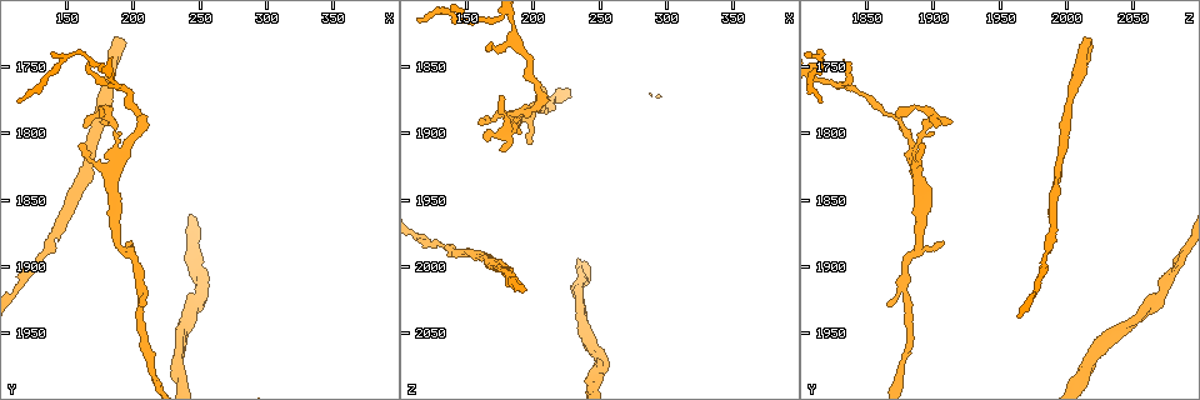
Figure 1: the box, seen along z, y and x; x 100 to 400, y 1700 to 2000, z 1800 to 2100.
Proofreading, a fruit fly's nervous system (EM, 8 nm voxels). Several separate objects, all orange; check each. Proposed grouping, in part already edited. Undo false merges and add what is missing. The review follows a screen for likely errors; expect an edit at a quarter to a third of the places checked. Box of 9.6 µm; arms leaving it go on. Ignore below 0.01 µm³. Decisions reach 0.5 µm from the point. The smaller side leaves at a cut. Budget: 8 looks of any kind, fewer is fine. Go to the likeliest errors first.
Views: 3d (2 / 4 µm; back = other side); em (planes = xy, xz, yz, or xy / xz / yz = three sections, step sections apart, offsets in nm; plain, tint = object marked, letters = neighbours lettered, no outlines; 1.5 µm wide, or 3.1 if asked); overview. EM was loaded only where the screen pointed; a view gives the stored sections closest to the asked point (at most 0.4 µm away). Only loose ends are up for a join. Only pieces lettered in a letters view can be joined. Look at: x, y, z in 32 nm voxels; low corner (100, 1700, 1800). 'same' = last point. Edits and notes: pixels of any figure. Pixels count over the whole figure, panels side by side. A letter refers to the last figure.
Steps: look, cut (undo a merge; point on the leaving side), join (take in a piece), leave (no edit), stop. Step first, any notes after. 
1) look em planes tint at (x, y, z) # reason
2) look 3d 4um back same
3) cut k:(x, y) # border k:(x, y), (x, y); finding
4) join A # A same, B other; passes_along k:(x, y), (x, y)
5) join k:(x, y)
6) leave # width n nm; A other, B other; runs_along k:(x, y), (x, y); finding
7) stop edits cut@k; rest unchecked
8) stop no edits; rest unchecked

look em planes letters at (190, 1824, 1882)

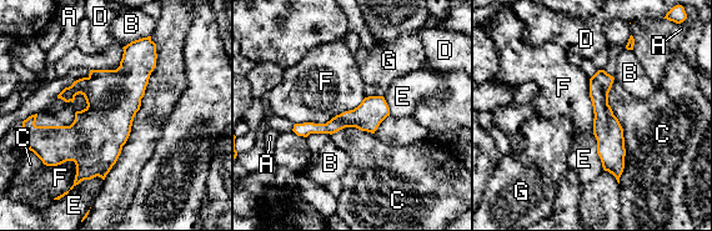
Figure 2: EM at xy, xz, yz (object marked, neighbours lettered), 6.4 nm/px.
leave # A other, B other, C other, D other, E other, F other, G other; runs_along 2:(601, 73), (601, 109), (617, 174); one cell here

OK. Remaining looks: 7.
look em planes plain at (168, 1744, 1832) # thin end

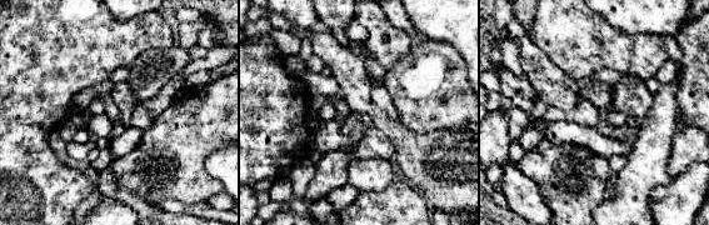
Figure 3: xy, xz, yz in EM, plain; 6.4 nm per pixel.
look em planes tint same

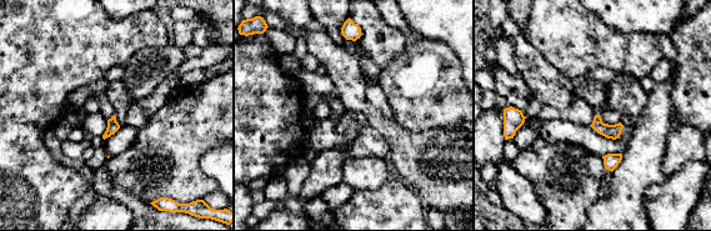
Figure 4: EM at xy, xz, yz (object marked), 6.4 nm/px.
look em planes letters same

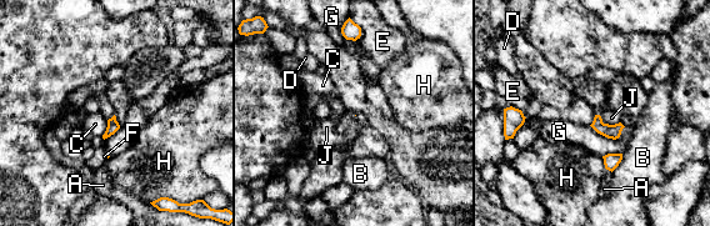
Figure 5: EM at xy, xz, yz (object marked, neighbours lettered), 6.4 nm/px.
leave # A other, B other, C other, D other, E other, F other, G other, H other, J other; no lettered piece goes on from it

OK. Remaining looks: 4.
look em xz step 8 tint at (186, 1730, 2012) # an open end

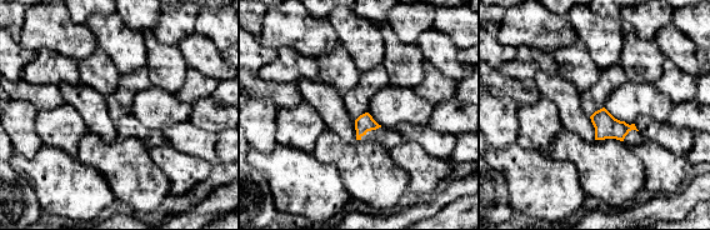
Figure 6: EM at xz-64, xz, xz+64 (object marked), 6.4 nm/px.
look em planes letters same # cut it another way

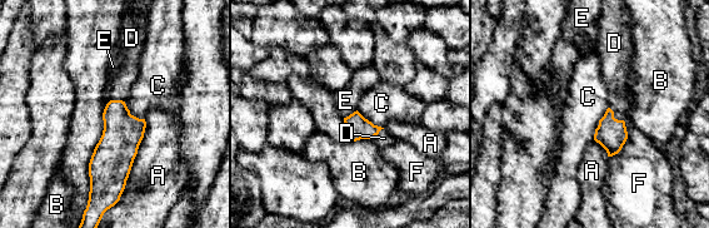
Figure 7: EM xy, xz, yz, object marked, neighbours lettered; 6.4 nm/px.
join D # longest_contact A 550 nm; A other, B other, C other, D same, E other, F other; passes_along 7:(612, 134), (613, 117), (615, 78); the cell continues

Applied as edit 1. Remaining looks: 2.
stop edits join@7; rest unchecked

